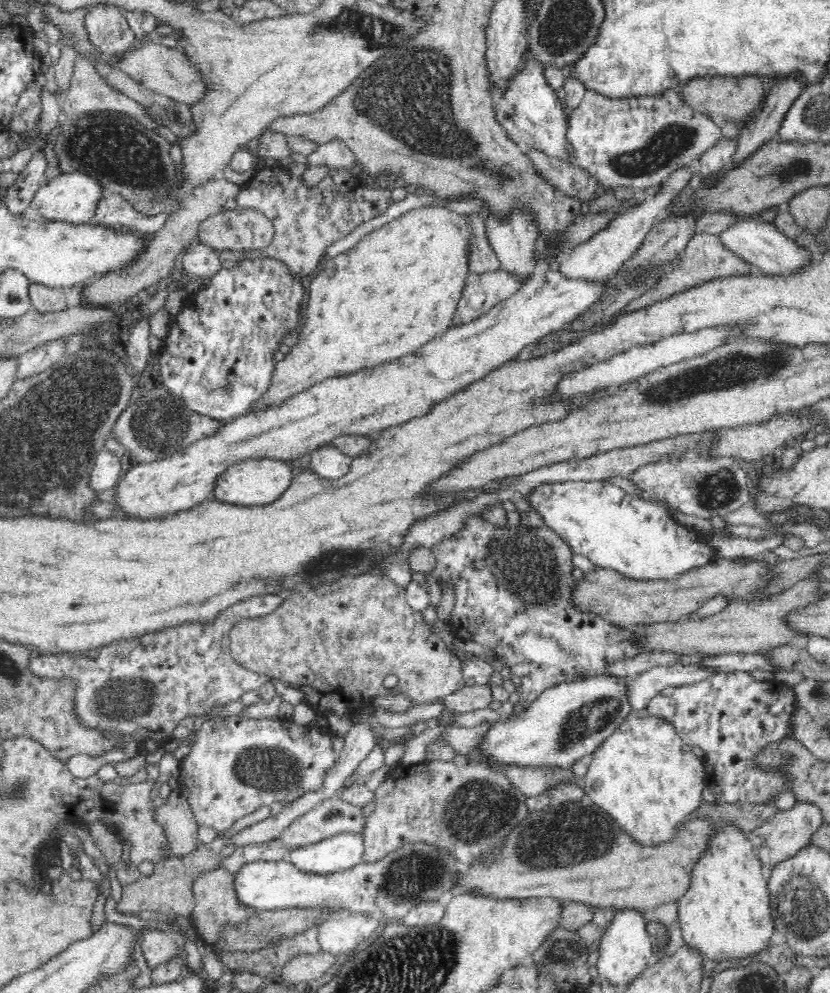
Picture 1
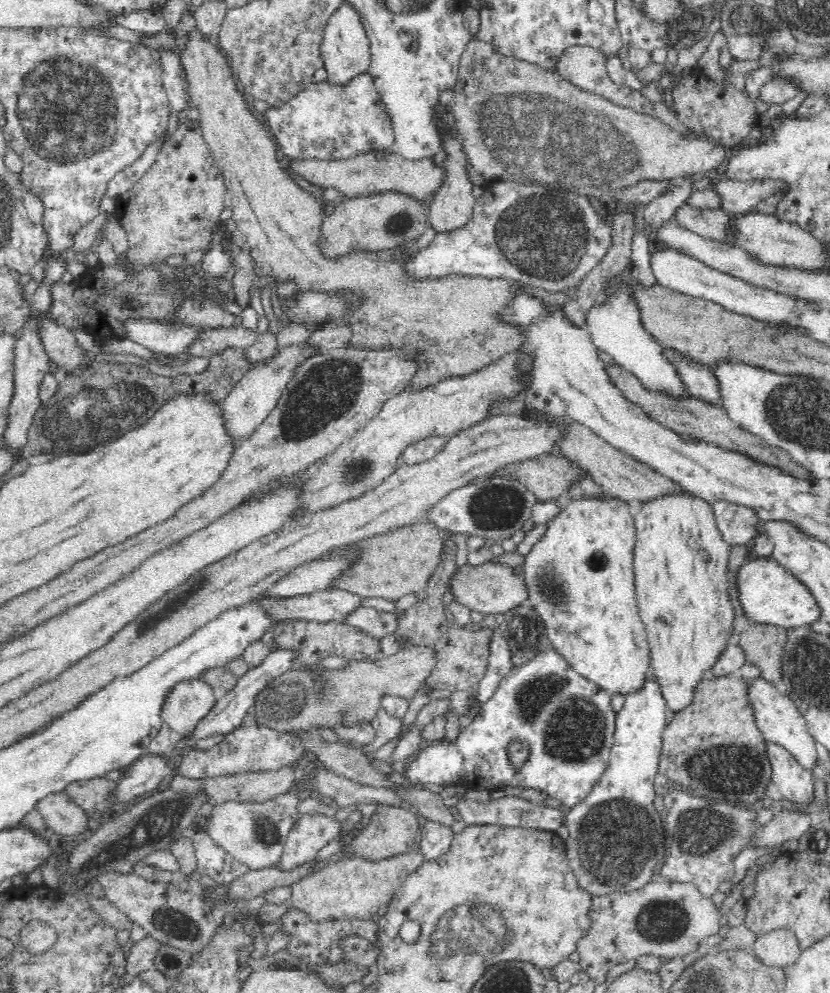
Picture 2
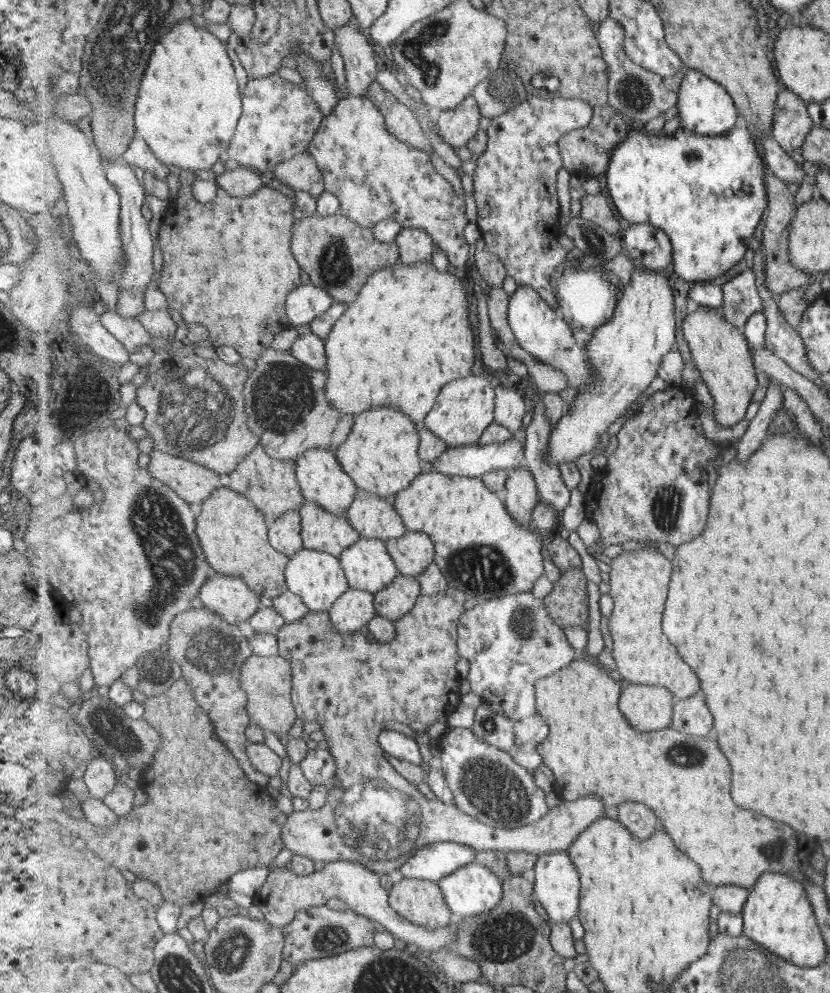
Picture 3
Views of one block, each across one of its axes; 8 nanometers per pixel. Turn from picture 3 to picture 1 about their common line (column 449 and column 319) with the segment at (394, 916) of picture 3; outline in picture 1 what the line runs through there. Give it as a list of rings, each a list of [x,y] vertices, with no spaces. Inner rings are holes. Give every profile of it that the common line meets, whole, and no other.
[[[366,913],[334,914],[318,926],[317,941],[320,948],[334,955],[348,954],[370,939],[377,923]]]

